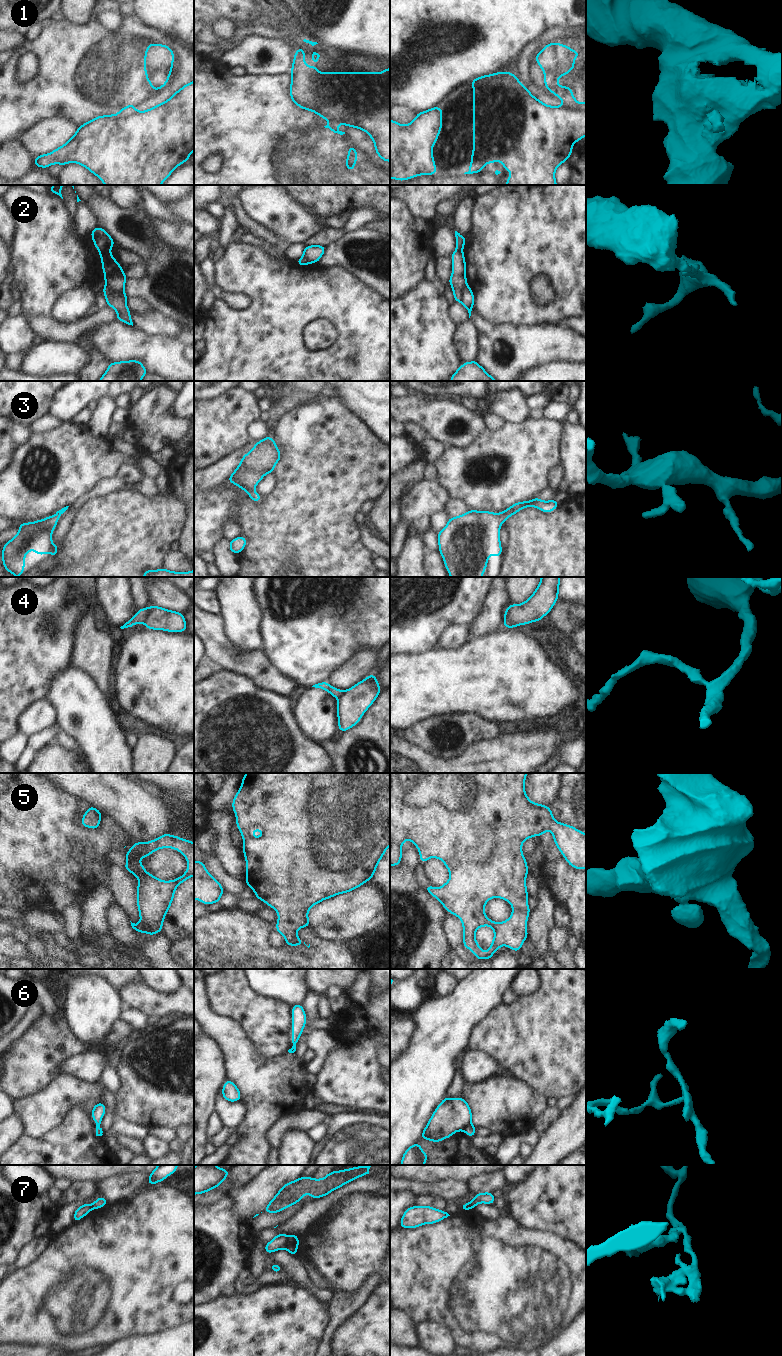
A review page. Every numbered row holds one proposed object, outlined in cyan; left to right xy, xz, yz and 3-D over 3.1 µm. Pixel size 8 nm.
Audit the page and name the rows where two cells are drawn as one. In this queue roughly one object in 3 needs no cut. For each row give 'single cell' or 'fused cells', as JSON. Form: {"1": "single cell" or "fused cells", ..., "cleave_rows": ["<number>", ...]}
{"1": "fused cells", "2": "fused cells", "3": "single cell", "4": "fused cells", "5": "single cell", "6": "fused cells", "7": "fused cells", "cleave_rows": ["1", "2", "4", "6", "7"]}

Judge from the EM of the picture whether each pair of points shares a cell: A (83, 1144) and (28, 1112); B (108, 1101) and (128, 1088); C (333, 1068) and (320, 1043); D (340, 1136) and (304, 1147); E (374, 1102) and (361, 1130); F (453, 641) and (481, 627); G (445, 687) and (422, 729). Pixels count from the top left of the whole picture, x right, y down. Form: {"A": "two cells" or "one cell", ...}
{"A": "two cells", "B": "two cells", "C": "two cells", "D": "two cells", "E": "two cells", "F": "two cells", "G": "two cells"}

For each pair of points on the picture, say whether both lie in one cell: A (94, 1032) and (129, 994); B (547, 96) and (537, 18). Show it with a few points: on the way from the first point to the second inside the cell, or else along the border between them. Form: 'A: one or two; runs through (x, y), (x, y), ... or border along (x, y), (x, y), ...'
A: two; border along (117, 989), (124, 1006)
B: two; border along (561, 27), (547, 28), (533, 38), (522, 51)

